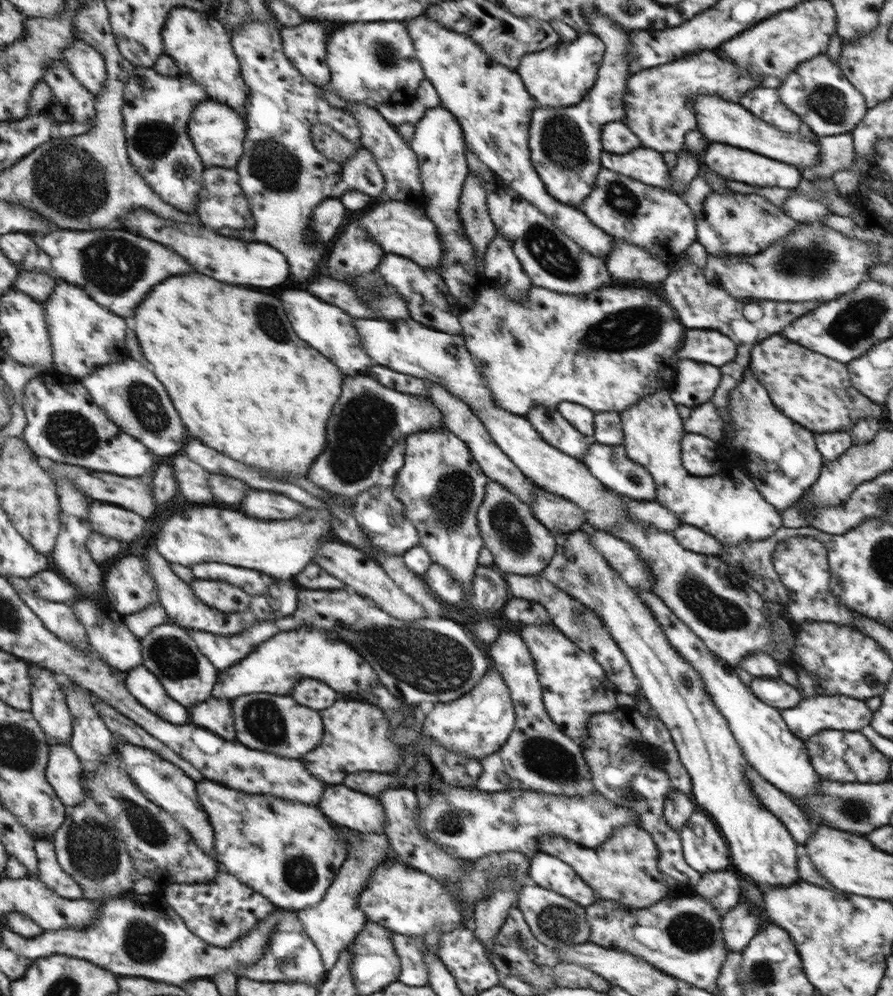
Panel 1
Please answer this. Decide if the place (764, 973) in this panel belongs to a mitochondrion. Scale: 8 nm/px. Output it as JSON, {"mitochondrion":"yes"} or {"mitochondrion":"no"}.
{"mitochondrion":"yes"}

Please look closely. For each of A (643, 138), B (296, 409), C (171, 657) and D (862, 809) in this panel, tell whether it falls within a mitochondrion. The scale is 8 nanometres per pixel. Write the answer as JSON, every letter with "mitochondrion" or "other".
{"A":"other","B":"other","C":"mitochondrion","D":"mitochondrion"}

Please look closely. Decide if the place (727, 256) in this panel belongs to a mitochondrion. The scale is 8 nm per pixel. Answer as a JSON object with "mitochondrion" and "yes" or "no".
{"mitochondrion":"no"}

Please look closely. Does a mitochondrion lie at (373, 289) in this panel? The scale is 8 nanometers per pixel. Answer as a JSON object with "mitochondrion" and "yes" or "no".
{"mitochondrion":"yes"}

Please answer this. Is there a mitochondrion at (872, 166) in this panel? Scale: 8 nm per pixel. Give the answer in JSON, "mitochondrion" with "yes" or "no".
{"mitochondrion":"no"}

